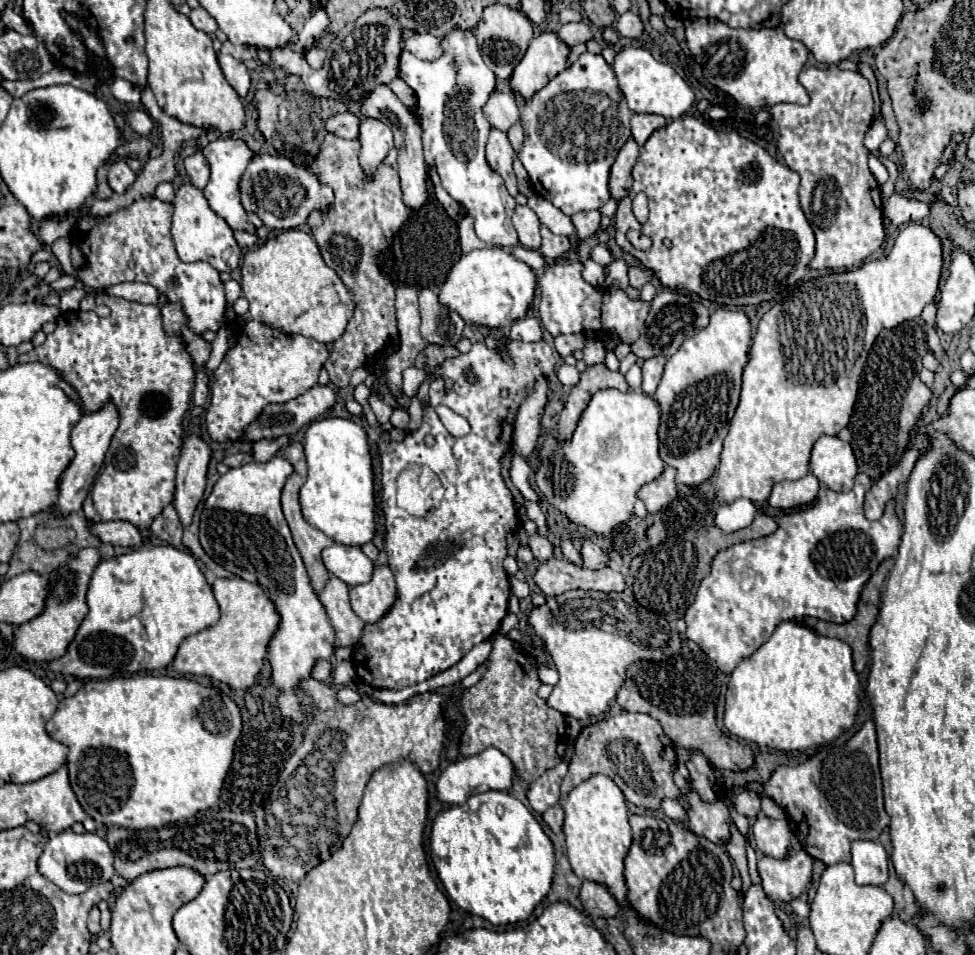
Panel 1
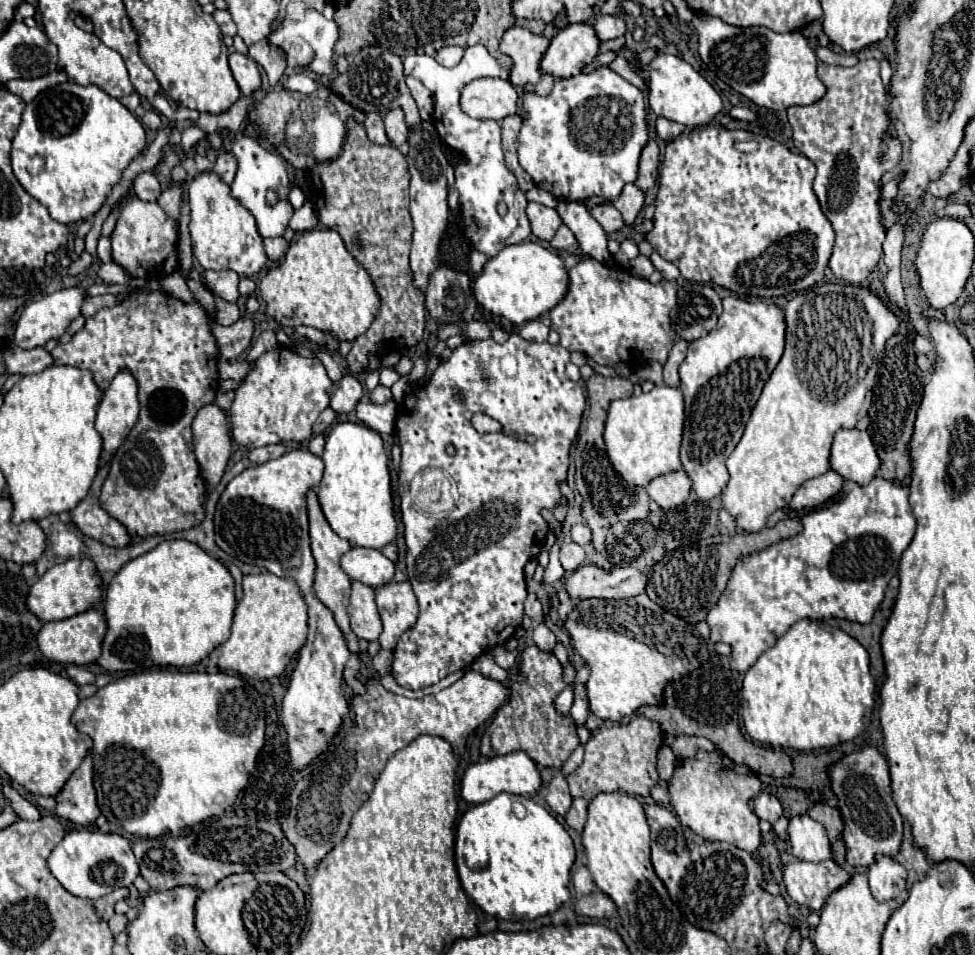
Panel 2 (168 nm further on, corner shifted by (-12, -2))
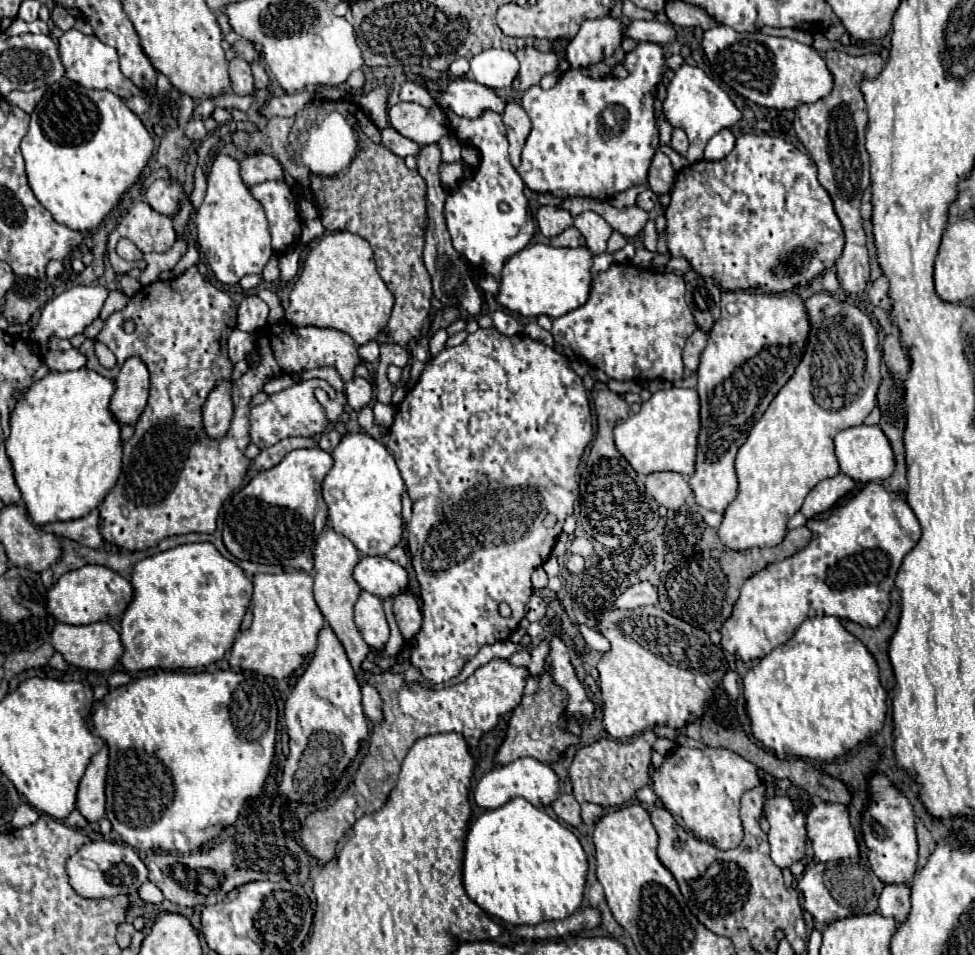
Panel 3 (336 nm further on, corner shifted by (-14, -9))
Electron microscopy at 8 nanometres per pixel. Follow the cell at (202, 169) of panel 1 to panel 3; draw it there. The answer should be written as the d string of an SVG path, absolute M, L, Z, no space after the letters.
M254 154L254 156L246 156L240 160L242 166L242 178L248 186L266 182L266 180L282 180L284 178L284 170L280 166L280 162L268 154Z

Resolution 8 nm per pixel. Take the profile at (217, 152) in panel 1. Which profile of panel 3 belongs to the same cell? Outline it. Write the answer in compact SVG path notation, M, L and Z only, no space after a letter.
M274 180L274 182L256 184L250 190L266 210L268 224L272 230L272 244L274 244L272 248L276 252L284 252L292 242L300 238L300 230L302 230L298 206L290 188L284 182Z

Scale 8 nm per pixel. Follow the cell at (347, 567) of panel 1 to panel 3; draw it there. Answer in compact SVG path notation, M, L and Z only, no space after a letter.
M364 556L354 568L354 578L362 590L382 600L396 596L408 586L408 572L386 556Z

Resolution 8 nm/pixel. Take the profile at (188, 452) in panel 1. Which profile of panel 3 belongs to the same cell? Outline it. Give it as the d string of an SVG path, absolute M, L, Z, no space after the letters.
M246 360L238 362L234 366L231 377L218 382L218 386L214 386L214 390L208 394L206 404L202 408L202 414L204 414L204 428L212 438L222 438L228 432L232 412L234 412L232 384L245 374L248 368Z

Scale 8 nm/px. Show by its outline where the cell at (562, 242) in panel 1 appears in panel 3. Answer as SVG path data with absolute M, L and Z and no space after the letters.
M570 226L570 228L566 228L562 234L554 236L550 242L552 242L554 246L562 246L562 248L578 248L578 246L584 244L584 238L582 238L582 234L580 234L574 226Z

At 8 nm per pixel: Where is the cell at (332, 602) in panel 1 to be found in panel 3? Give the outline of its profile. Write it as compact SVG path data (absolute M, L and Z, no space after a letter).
M360 592L360 598L354 606L354 618L362 638L374 650L382 650L390 638L390 628L386 622L382 600L370 592Z

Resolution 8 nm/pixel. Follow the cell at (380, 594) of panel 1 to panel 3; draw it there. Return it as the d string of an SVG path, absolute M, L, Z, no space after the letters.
M402 592L394 598L392 604L394 604L396 622L404 640L412 640L422 626L422 614L420 614L420 606L416 598L410 592Z

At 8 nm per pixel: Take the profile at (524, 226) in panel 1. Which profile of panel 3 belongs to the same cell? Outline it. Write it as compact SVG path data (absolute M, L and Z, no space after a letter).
M540 206L536 212L536 220L538 220L540 232L546 238L558 236L560 232L564 232L566 228L570 228L574 224L572 214L564 208L556 208L556 206Z

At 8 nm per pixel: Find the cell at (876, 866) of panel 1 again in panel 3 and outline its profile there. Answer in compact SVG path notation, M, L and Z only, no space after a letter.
M886 884L880 894L878 912L896 922L904 922L910 912L910 888L904 884Z

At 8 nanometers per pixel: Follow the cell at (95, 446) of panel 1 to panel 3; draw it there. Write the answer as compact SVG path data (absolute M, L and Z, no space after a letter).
M132 356L124 362L116 382L116 392L110 402L110 410L120 424L136 424L140 418L150 390L150 374L146 364Z

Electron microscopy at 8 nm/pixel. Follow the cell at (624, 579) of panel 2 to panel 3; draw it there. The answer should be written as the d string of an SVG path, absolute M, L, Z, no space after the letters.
M638 582L634 586L630 586L620 598L616 598L616 608L624 608L624 610L632 610L638 606L646 606L646 604L658 604L658 590L656 586L652 586L650 582Z

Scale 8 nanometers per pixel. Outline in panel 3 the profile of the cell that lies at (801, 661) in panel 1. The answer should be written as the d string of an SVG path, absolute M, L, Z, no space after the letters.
M822 616L822 618L808 618L806 622L802 622L798 626L798 630L794 632L794 636L782 644L782 646L776 646L768 656L760 658L758 662L754 662L754 666L748 670L748 674L744 676L744 698L746 698L746 712L750 716L750 722L752 722L752 734L772 752L780 754L784 752L786 756L798 756L798 758L810 758L810 760L820 760L820 762L830 762L834 758L840 758L844 752L852 750L854 746L858 746L862 740L874 736L882 726L884 726L884 720L886 720L886 690L882 688L880 684L880 676L878 676L878 664L874 660L874 656L868 652L868 648L854 636L850 634L840 618L834 618L834 616Z

